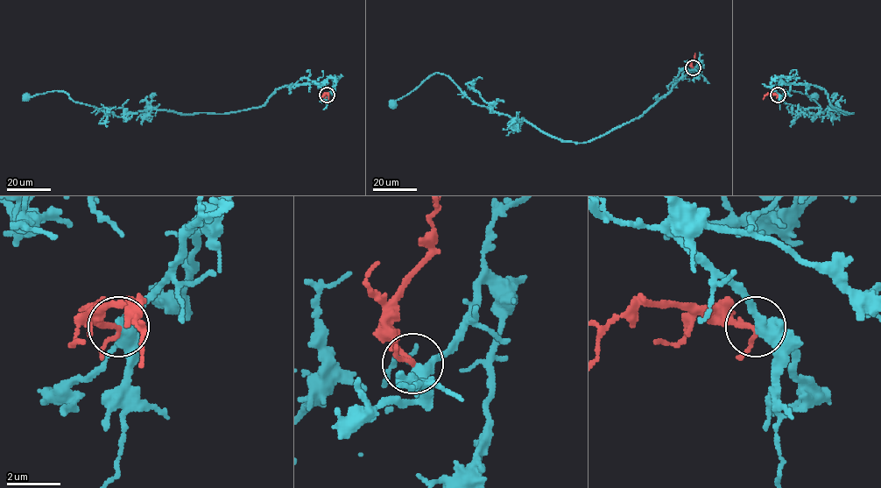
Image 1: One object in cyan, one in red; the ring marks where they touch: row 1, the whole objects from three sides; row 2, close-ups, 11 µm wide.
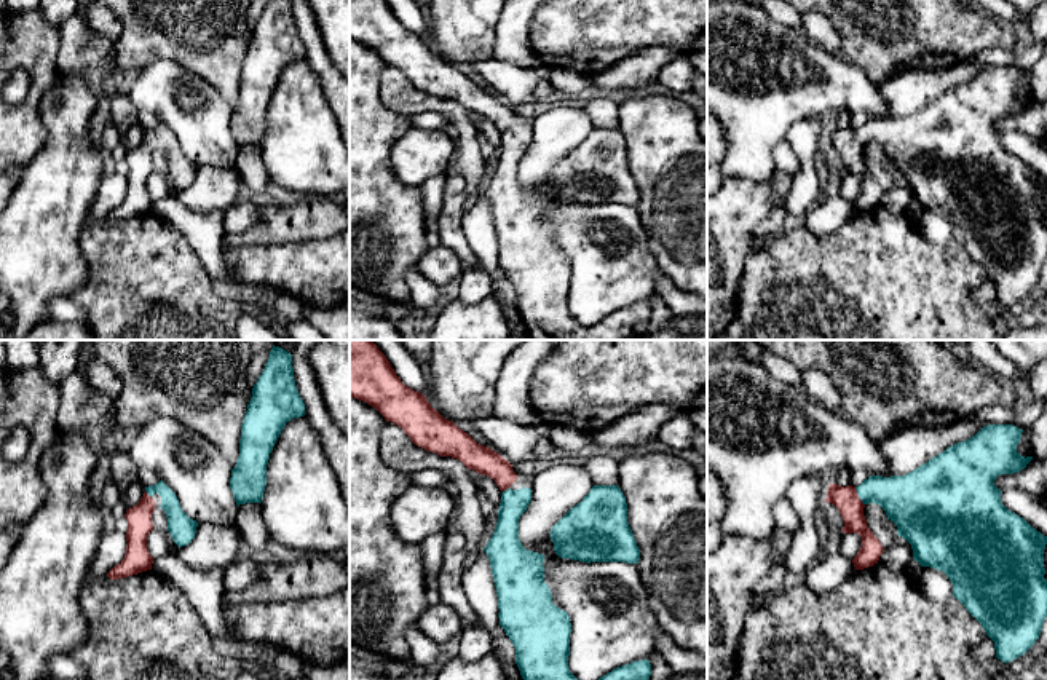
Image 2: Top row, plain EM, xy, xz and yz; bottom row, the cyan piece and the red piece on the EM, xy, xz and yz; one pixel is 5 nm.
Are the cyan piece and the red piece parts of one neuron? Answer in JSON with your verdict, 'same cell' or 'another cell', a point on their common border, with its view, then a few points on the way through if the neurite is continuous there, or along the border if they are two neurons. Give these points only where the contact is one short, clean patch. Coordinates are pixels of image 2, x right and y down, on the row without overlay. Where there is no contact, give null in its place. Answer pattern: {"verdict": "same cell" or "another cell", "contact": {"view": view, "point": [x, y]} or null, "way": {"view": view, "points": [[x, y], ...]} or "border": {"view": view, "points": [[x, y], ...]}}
{"verdict": "same cell", "contact": {"view": "yz", "point": [859, 139]}, "way": {"view": "yz", "points": [[908, 142], [899, 138], [859, 139], [851, 150]]}}

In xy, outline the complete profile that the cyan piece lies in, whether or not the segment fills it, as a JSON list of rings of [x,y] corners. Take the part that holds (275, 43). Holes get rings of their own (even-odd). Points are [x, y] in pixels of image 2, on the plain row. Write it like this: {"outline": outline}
{"outline": [[[268,0],[252,30],[241,67],[239,99],[231,112],[230,131],[238,148],[262,145],[270,96],[286,65],[303,57],[292,0]]]}

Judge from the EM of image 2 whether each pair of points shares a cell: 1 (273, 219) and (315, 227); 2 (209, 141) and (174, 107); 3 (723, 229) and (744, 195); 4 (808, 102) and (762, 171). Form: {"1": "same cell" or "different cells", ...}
{"1": "same cell", "2": "same cell", "3": "same cell", "4": "same cell"}

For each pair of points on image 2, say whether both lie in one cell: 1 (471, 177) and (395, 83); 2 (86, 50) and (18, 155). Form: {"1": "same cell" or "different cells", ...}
{"1": "same cell", "2": "different cells"}

